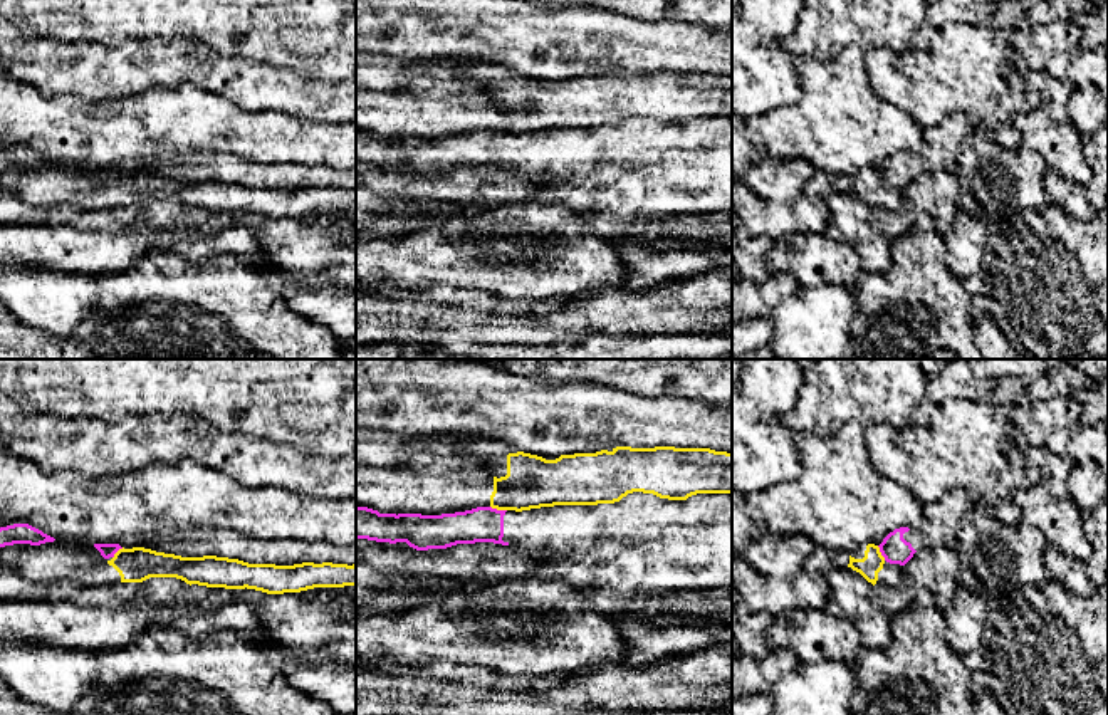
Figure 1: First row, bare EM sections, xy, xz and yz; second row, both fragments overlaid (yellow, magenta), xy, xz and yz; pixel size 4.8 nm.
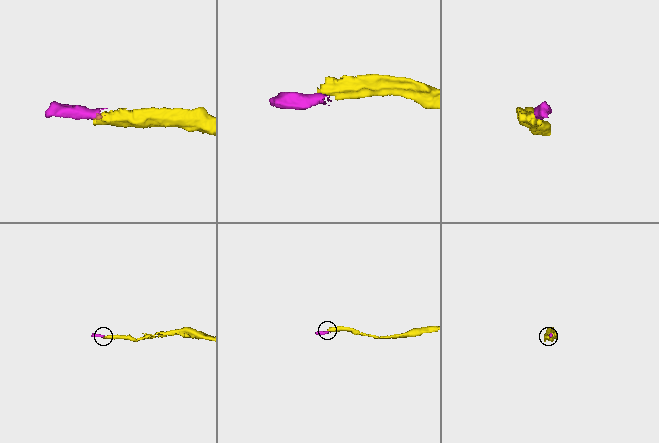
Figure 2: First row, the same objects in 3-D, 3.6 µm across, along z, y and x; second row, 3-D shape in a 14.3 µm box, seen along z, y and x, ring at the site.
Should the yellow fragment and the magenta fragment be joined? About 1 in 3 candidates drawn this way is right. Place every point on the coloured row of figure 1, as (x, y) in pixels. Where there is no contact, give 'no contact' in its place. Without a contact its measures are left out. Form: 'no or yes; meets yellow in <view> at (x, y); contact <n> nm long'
no; meets yellow in xz at (499, 509); contact 80 nm long

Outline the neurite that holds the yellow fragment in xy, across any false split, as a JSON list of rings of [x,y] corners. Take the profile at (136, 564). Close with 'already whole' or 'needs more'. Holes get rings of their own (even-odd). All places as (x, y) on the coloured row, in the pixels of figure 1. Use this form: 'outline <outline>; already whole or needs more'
outline [[[62,540],[0,547],[0,562],[32,582],[67,579],[84,587],[143,582],[149,577],[176,577],[190,586],[247,587],[267,594],[356,586],[356,564],[248,564],[217,556],[181,557],[144,547],[123,547],[104,559],[94,544]]]; needs more

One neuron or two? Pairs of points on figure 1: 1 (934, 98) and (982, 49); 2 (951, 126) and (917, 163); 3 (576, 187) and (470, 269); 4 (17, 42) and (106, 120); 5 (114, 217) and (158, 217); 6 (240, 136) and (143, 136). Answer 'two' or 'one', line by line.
1: one
2: one
3: two
4: two
5: one
6: one

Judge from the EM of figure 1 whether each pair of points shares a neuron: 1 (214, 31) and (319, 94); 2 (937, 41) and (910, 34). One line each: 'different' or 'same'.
1: different
2: different

